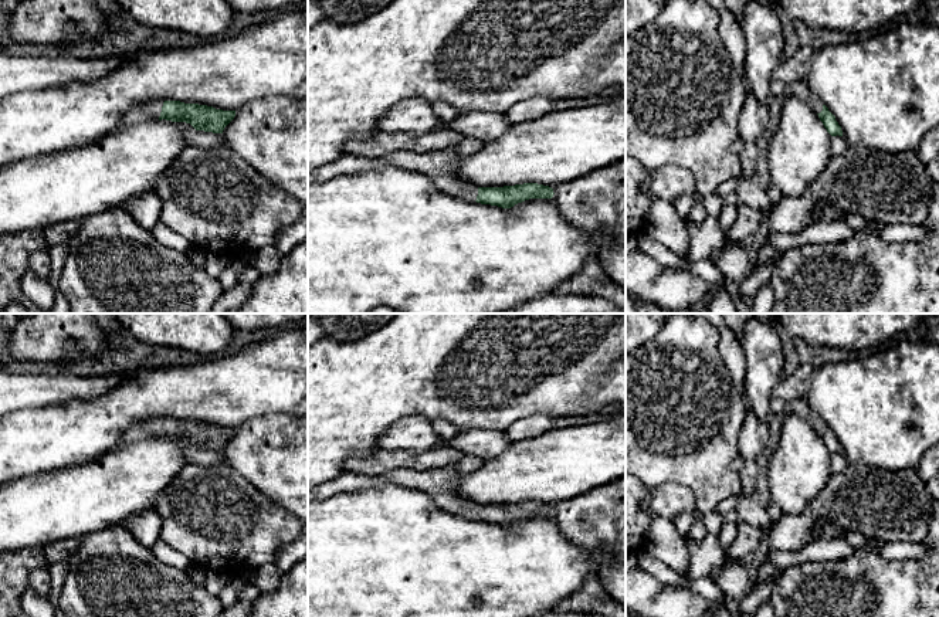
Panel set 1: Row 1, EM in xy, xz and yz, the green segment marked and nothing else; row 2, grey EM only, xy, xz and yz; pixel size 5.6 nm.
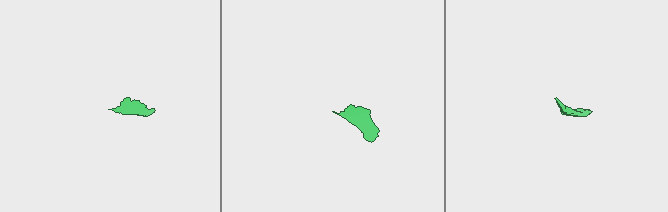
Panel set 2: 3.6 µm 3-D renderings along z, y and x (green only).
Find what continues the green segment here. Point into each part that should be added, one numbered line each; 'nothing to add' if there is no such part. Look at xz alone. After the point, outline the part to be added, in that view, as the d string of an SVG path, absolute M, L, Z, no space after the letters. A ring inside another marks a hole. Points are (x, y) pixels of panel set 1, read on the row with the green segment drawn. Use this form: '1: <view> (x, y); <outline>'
1: xz (440, 166); M478 139L464 140L451 150L414 153L396 152L382 159L343 155L338 160L319 166L308 173L308 183L325 182L336 176L369 172L380 167L397 167L428 176L444 193L460 200L475 201L478 186L462 180L457 173L460 159L477 153L484 143Z

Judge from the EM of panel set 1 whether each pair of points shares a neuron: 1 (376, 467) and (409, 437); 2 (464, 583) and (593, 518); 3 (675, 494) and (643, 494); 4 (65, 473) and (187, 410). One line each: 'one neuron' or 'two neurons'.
1: two neurons
2: two neurons
3: one neuron
4: one neuron

